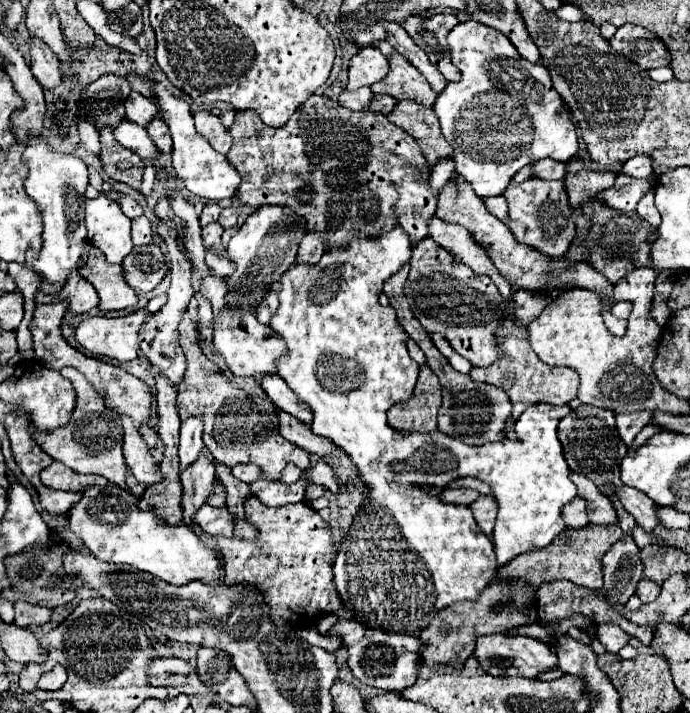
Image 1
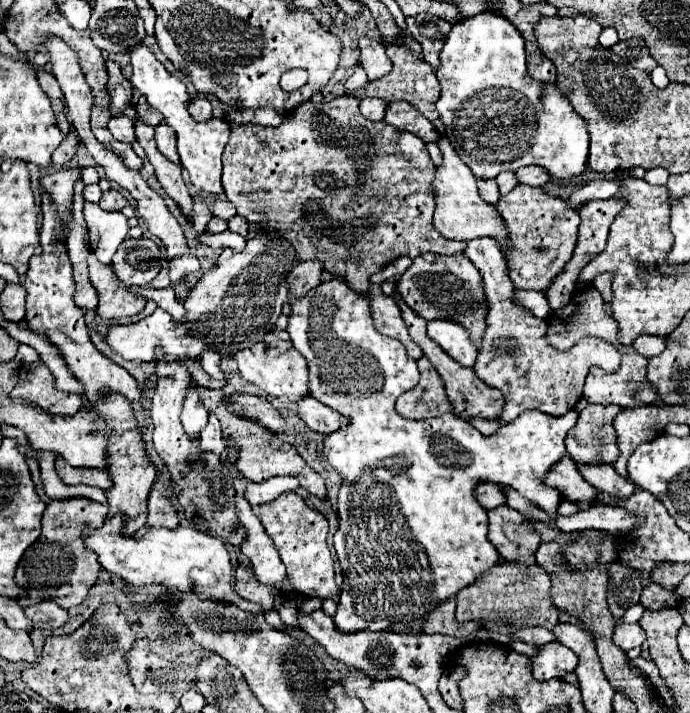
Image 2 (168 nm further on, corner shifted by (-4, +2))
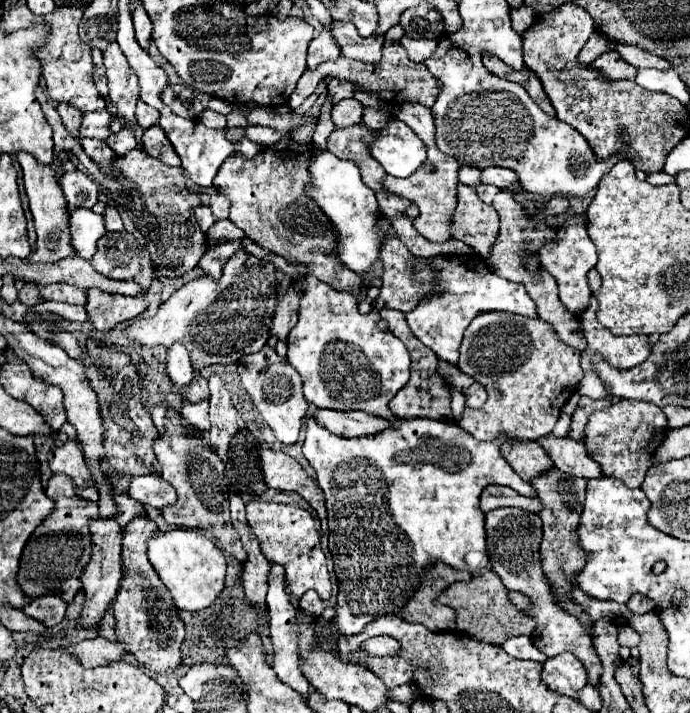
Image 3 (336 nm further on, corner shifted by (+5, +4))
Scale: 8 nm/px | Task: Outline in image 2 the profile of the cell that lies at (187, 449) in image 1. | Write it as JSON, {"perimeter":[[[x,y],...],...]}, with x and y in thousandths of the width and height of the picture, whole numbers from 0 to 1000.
{"perimeter":[[[281,540],[272,543],[272,551],[267,557],[267,574],[264,574],[264,596],[272,602],[272,607],[290,607],[301,590],[301,576],[296,574],[296,565],[284,548]]]}

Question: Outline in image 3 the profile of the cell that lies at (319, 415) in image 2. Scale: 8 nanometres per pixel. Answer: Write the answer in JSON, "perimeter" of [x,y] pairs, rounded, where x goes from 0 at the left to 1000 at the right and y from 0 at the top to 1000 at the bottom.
{"perimeter":[[[459,574],[454,588],[465,599],[474,599],[480,607],[486,607],[491,613],[523,613],[523,610],[549,607],[558,599],[564,599],[564,593],[558,588],[549,588],[549,585],[526,579],[526,576]]]}

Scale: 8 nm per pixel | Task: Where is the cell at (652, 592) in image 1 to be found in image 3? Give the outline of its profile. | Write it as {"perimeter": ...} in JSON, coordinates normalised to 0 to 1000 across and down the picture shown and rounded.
{"perimeter":[[[917,835],[912,843],[909,843],[909,851],[917,857],[917,860],[938,860],[938,857],[946,857],[949,854],[949,846],[943,846],[935,835]]]}

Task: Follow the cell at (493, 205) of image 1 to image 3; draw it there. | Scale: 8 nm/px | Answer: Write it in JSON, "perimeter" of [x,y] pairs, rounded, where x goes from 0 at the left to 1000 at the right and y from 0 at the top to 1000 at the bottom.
{"perimeter":[[[668,234],[665,237],[665,254],[671,259],[680,259],[680,262],[691,262],[694,259],[694,245],[697,245],[697,240],[688,237],[688,234]]]}

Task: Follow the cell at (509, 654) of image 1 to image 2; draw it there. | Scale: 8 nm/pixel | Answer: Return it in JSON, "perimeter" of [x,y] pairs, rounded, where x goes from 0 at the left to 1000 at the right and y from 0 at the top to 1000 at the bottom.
{"perimeter":[[[806,899],[786,905],[783,916],[771,921],[774,950],[783,955],[794,952],[817,952],[838,933],[838,921],[832,913],[823,913],[817,905],[806,905]]]}

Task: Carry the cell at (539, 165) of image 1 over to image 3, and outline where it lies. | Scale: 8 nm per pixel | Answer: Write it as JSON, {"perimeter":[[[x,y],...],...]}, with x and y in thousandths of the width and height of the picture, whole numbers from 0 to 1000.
{"perimeter":[[[706,234],[706,237],[700,237],[697,257],[709,257],[709,259],[717,259],[723,265],[738,265],[743,259],[752,259],[752,251],[749,251],[746,240],[741,240],[741,237]]]}

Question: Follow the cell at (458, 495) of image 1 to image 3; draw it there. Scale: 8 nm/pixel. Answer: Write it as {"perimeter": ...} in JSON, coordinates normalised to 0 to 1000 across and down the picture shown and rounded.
{"perimeter":[[[729,680],[703,683],[700,691],[697,691],[697,714],[706,719],[706,717],[714,717],[714,714],[726,714],[726,711],[752,711],[752,714],[778,719],[781,711],[787,711],[787,708],[781,705],[778,697],[775,700],[758,697],[741,683],[729,683]]]}

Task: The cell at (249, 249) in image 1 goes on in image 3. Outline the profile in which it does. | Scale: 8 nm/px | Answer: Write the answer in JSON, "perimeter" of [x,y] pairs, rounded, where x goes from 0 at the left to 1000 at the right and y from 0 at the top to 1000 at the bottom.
{"perimeter":[[[343,352],[335,366],[326,369],[323,386],[317,391],[306,391],[306,386],[291,386],[277,391],[259,408],[254,408],[239,425],[230,428],[230,436],[219,447],[196,447],[184,461],[184,473],[199,478],[207,487],[248,487],[248,481],[262,478],[277,498],[280,518],[294,518],[309,509],[343,509],[352,498],[375,492],[387,475],[396,450],[396,439],[401,431],[401,391],[399,374],[393,366],[381,366],[358,352]]]}

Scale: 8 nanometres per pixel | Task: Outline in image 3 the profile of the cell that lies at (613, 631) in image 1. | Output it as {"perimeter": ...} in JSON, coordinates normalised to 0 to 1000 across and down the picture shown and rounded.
{"perimeter":[[[900,877],[900,879],[897,879],[894,896],[897,896],[897,902],[906,905],[906,907],[923,907],[923,905],[926,905],[926,891],[923,891],[912,877]]]}

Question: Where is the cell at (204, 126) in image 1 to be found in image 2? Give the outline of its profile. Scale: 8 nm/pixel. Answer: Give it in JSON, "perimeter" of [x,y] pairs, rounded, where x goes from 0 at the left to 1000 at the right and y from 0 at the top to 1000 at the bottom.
{"perimeter":[[[287,133],[281,139],[275,139],[272,147],[272,158],[284,167],[284,170],[301,170],[307,167],[307,147],[296,133]]]}

